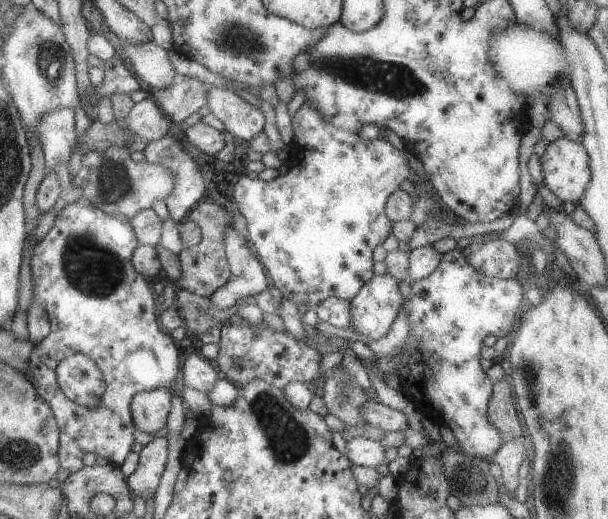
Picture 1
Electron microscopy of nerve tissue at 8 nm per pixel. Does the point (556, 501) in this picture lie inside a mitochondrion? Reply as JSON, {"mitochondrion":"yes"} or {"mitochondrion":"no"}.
{"mitochondrion":"yes"}

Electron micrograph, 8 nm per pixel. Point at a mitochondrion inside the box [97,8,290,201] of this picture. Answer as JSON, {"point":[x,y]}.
{"point":[234,38]}

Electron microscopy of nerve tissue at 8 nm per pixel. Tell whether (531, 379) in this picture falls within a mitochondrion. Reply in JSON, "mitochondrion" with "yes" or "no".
{"mitochondrion":"yes"}

